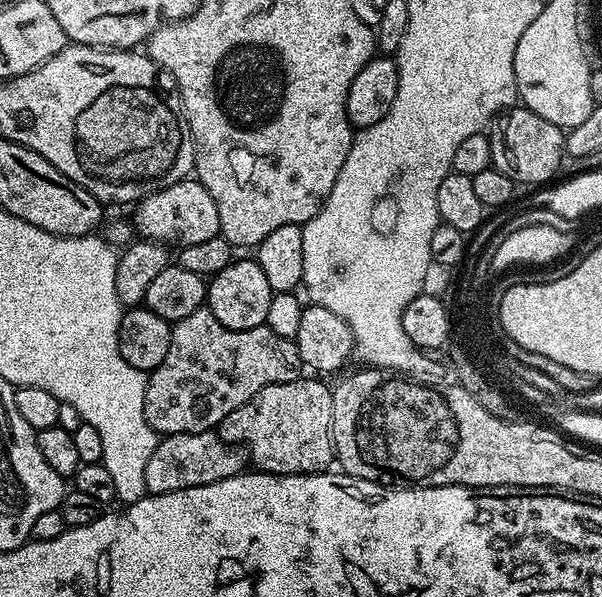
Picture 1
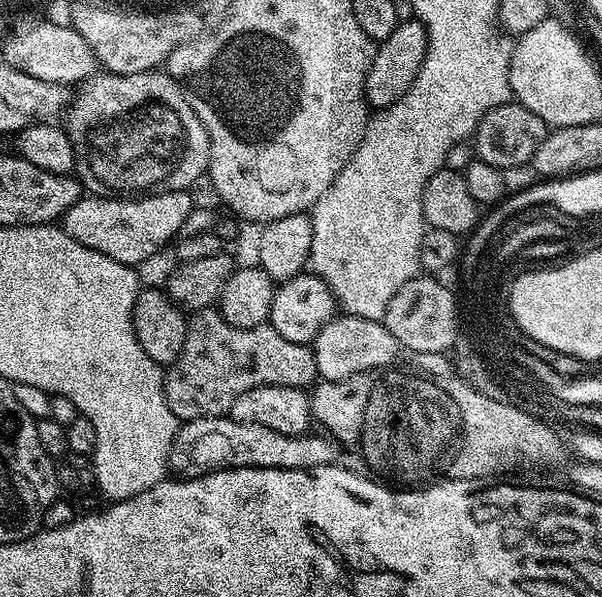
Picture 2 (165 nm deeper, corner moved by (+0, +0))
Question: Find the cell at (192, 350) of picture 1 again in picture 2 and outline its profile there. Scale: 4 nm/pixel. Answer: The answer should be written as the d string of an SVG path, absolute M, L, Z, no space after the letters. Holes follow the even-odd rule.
M215 307L202 308L191 313L186 330L186 342L182 342L182 354L167 369L164 377L164 393L170 410L176 419L197 420L207 416L228 416L234 402L258 386L290 386L291 388L311 389L317 383L316 356L307 344L289 342L282 338L271 323L259 324L256 328L230 326L226 318Z

